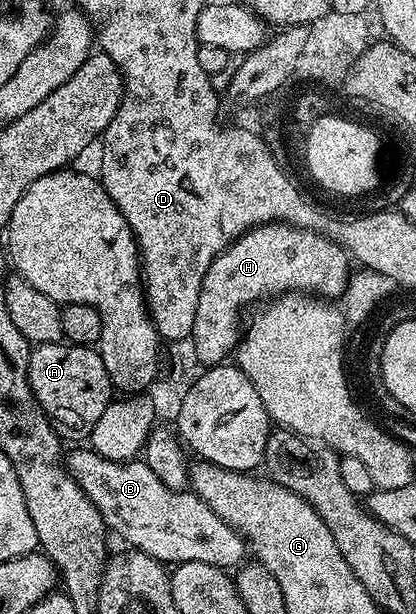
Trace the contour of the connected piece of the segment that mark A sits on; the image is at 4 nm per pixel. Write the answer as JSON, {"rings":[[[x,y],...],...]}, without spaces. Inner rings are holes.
{"rings":[[[68,341],[39,343],[30,350],[29,384],[49,424],[66,440],[89,437],[115,391],[100,350]]]}

